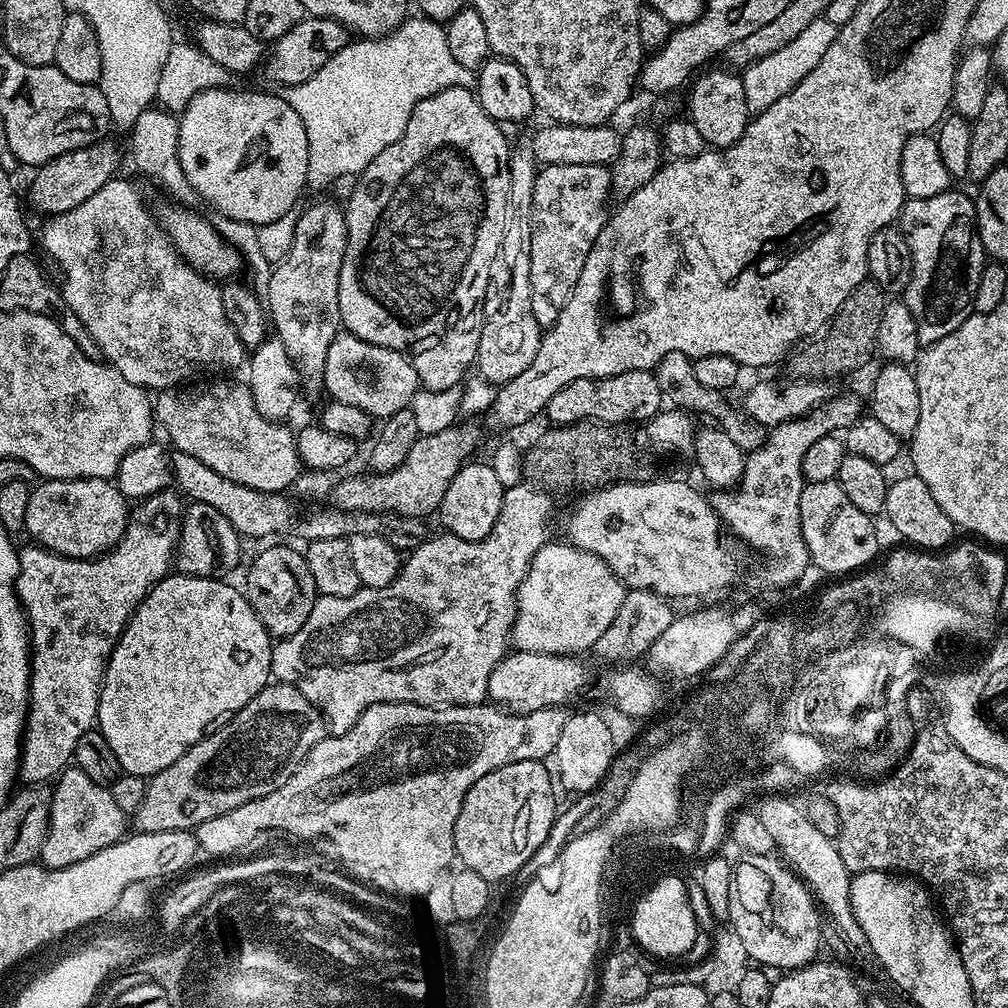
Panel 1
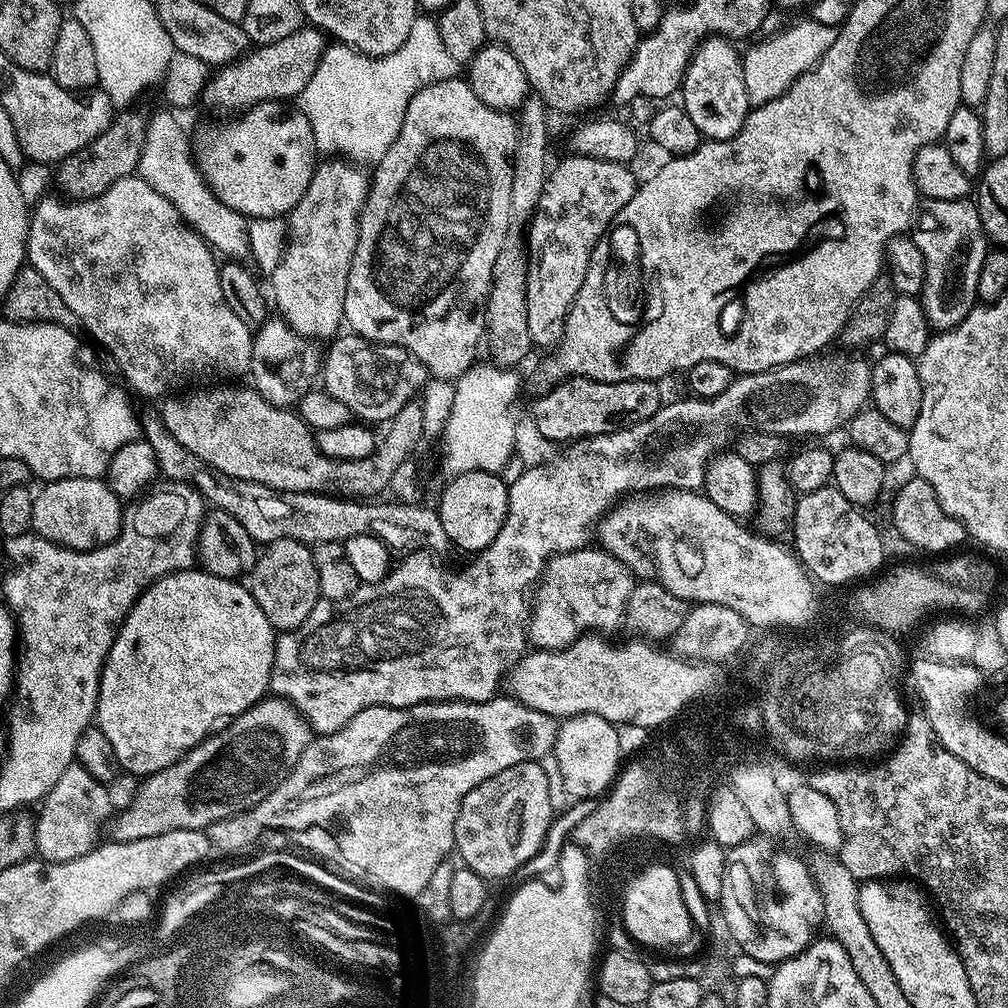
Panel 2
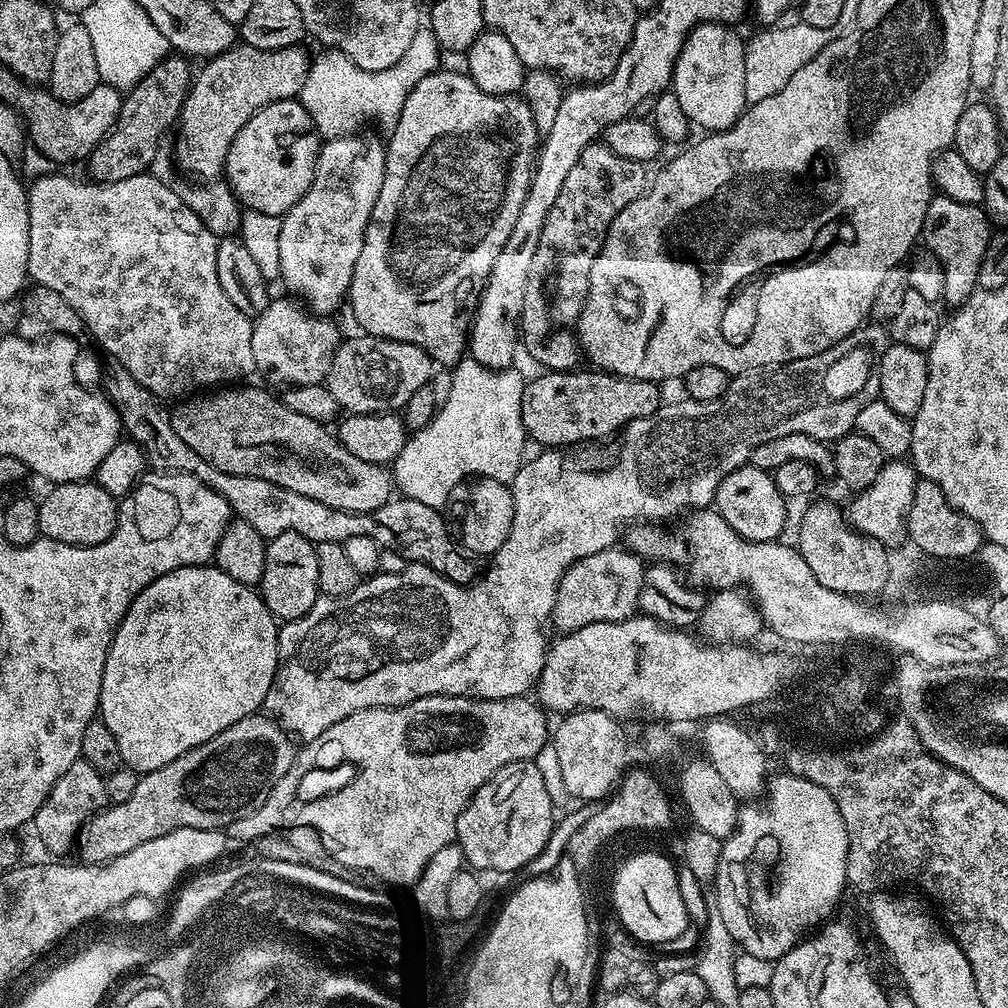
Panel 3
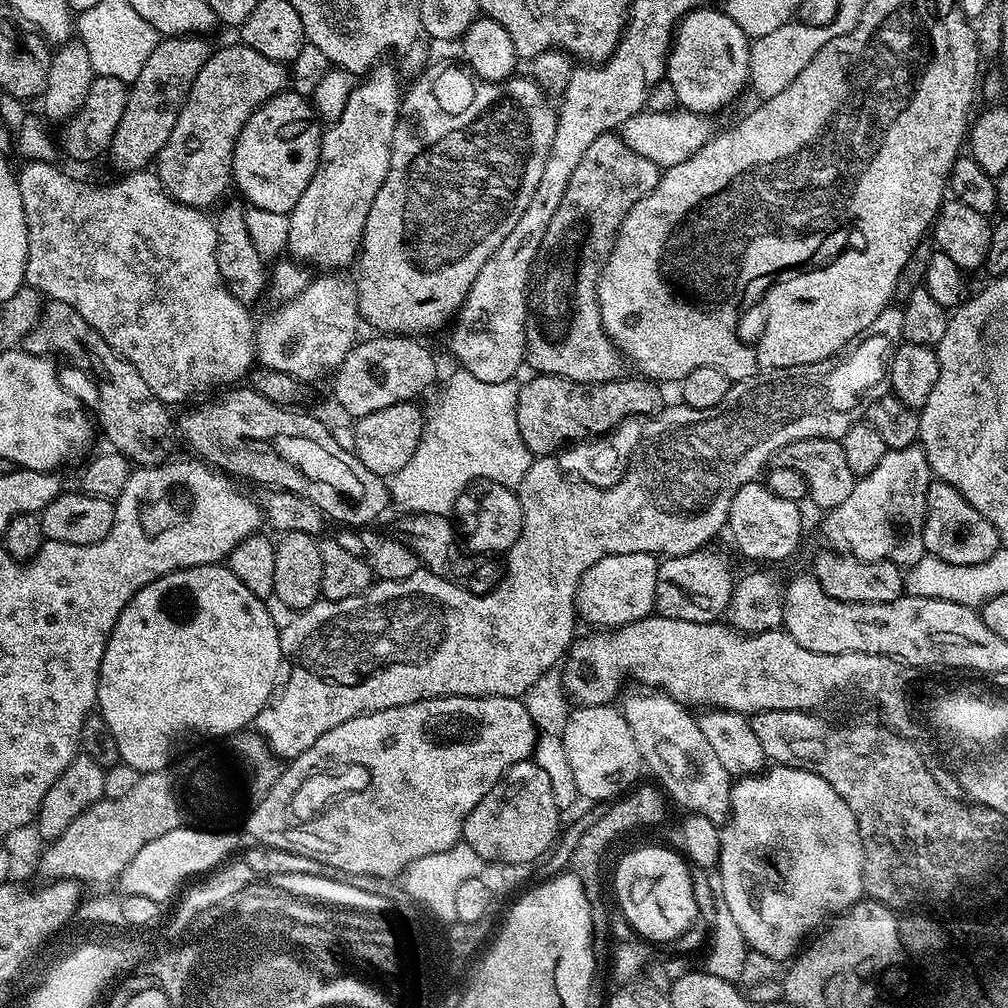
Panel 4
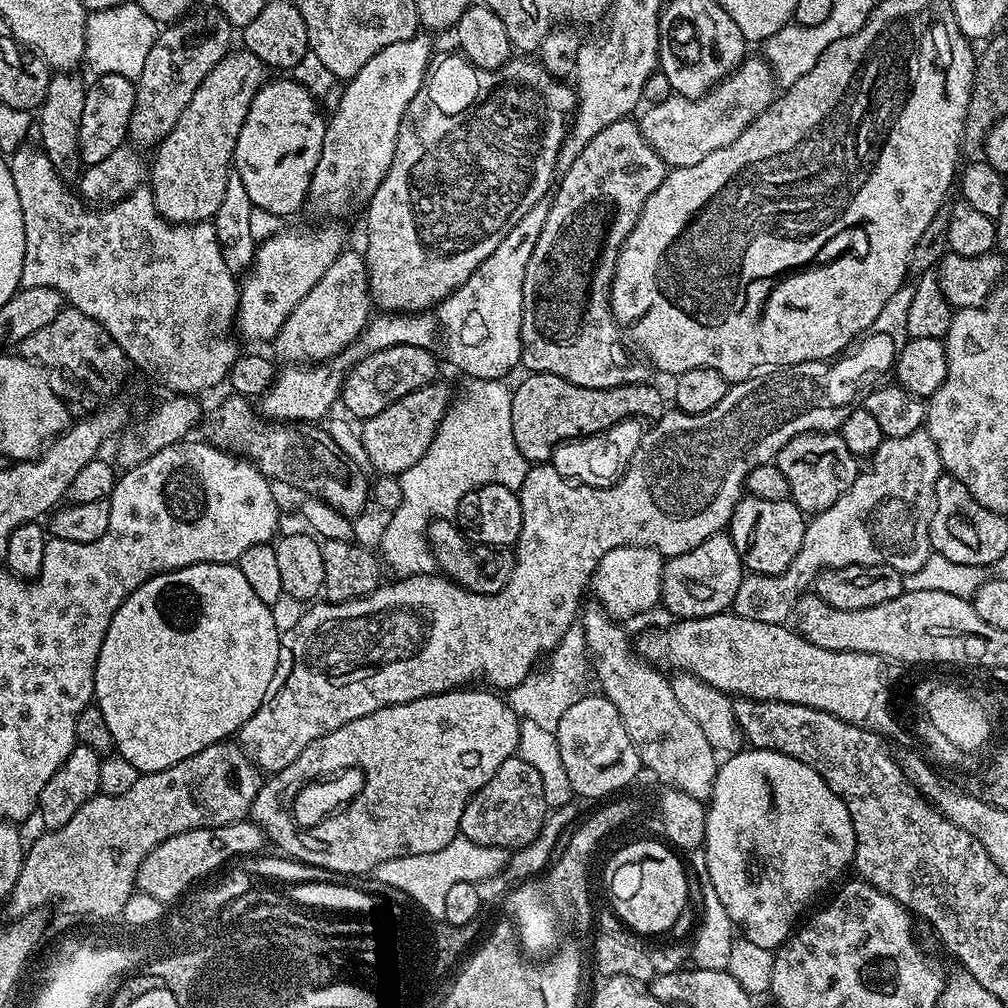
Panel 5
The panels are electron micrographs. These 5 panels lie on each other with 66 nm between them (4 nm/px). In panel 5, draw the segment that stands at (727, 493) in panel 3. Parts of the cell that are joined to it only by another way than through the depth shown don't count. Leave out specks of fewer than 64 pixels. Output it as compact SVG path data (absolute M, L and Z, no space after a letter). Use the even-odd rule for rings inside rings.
M745 495L736 504L730 521L732 542L740 552L743 567L757 576L782 574L794 562L804 541L805 513L791 499L770 502L765 498Z

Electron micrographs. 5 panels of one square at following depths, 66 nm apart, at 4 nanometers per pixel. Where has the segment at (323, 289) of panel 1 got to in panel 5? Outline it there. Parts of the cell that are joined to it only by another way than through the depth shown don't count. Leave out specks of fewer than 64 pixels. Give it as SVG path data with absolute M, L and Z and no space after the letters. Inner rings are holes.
M417 34L408 40L394 42L394 46L378 50L378 54L374 54L374 58L370 58L370 62L366 62L366 66L362 66L362 70L358 70L358 74L354 74L351 80L343 85L344 90L339 93L337 106L331 109L324 126L322 154L312 175L306 201L309 209L312 207L318 215L324 216L320 218L336 218L351 200L356 200L359 196L371 198L378 190L382 178L386 178L394 162L402 114L406 114L406 106L410 106L414 94L418 94L418 90L424 85L434 60L431 39L433 40L431 35Z

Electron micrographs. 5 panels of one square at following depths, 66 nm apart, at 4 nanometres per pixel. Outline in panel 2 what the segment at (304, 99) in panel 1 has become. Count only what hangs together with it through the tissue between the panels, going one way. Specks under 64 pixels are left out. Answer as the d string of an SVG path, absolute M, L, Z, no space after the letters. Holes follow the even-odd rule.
M418 16L406 41L388 55L370 57L339 42L327 45L310 82L299 94L298 107L310 122L319 153L374 166L397 138L414 94L434 81L455 79L458 71L460 65L447 53L436 20Z

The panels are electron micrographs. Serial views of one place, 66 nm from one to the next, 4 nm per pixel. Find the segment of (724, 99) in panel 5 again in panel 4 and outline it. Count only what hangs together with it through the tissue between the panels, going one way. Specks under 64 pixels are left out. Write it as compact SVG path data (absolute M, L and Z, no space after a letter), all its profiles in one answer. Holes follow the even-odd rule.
M645 110L626 118L626 122L618 129L618 135L624 139L626 146L634 150L634 154L642 154L642 158L650 158L657 168L667 170L678 166L678 162L686 162L714 135L711 115L687 110L673 110L671 112L656 112Z

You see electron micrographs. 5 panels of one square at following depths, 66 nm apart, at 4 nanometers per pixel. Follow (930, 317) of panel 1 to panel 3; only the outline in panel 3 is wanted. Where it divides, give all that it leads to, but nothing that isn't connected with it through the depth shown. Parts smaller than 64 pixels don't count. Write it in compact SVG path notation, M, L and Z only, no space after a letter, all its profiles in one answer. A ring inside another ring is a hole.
M933 195L926 210L922 244L927 251L933 252L940 259L940 264L944 268L945 305L965 304L973 292L977 291L976 279L989 237L990 221L983 207L954 202L954 198L949 196Z

